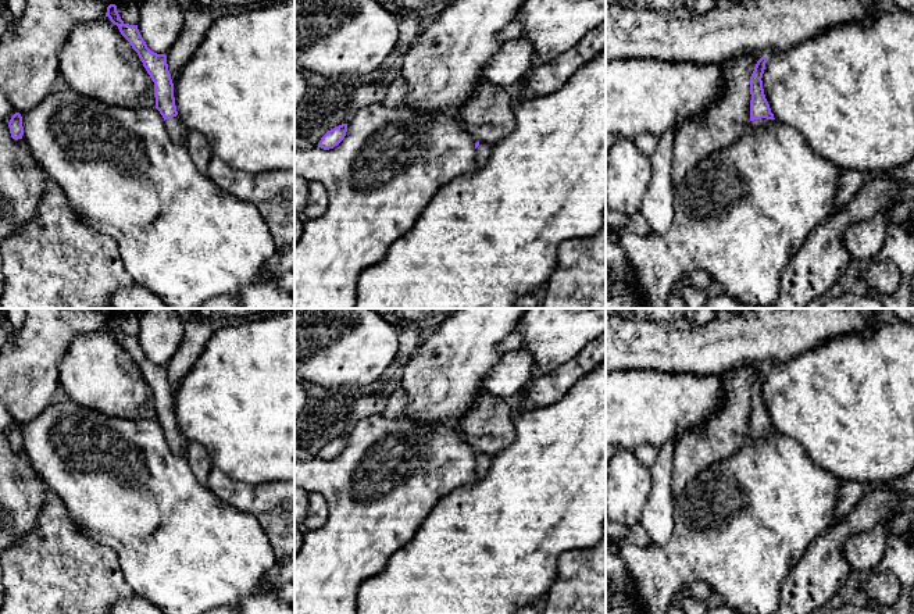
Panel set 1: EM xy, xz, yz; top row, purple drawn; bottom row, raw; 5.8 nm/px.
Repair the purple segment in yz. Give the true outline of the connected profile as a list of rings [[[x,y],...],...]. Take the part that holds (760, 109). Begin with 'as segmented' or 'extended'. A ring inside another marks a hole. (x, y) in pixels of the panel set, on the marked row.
extended; [[[761,57],[750,76],[750,126],[751,129],[761,129],[775,122],[770,104],[763,89],[763,74],[765,69],[767,57]]]

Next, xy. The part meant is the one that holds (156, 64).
extended; [[[110,4],[107,7],[106,17],[118,26],[121,35],[138,53],[143,67],[154,82],[156,108],[163,115],[171,139],[176,144],[185,146],[185,133],[188,128],[178,117],[174,97],[174,83],[168,71],[167,56],[151,51],[143,40],[138,25],[125,24],[119,17],[115,4]]]

